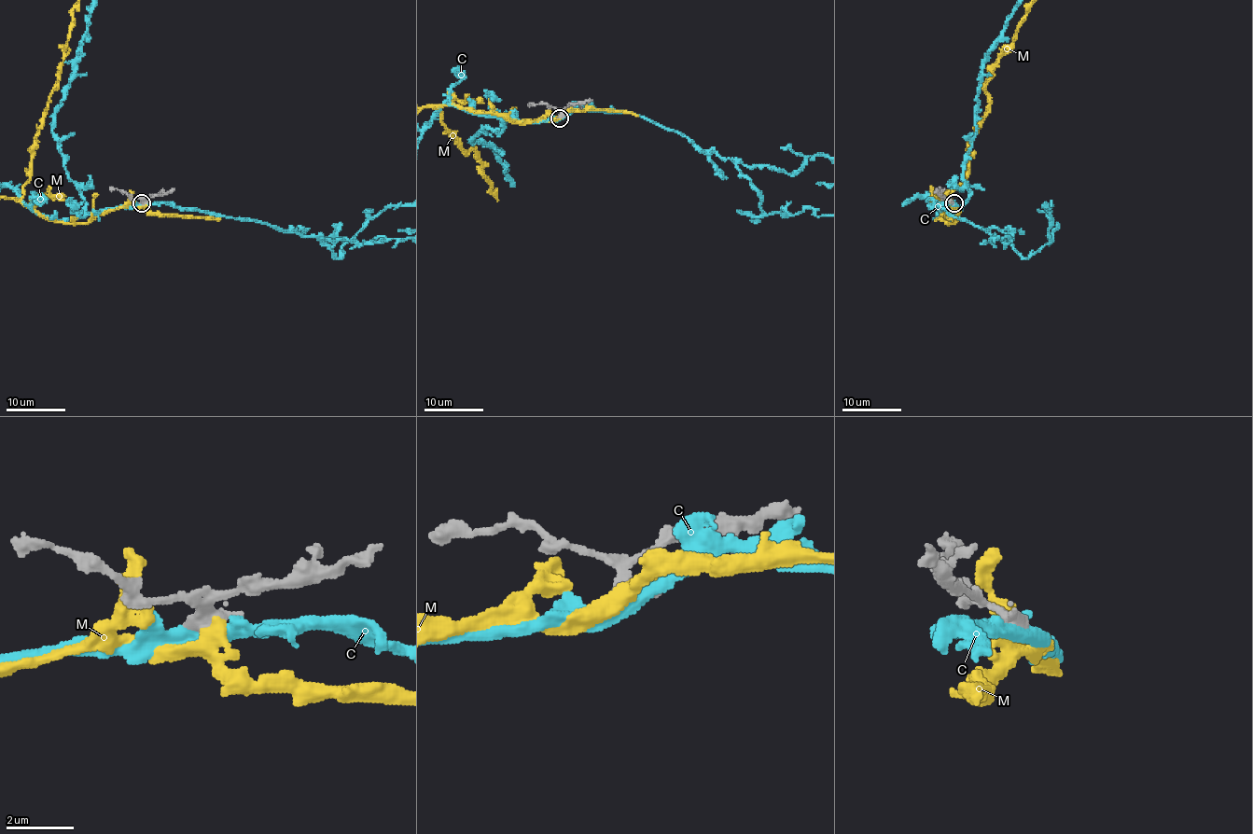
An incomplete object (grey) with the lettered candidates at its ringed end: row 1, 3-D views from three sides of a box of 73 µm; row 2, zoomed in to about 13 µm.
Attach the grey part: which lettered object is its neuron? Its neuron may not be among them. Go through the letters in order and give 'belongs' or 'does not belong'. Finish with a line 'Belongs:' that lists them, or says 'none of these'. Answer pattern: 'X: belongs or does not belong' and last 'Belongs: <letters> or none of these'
C: does not belong
M: does not belong
Belongs: none of these

